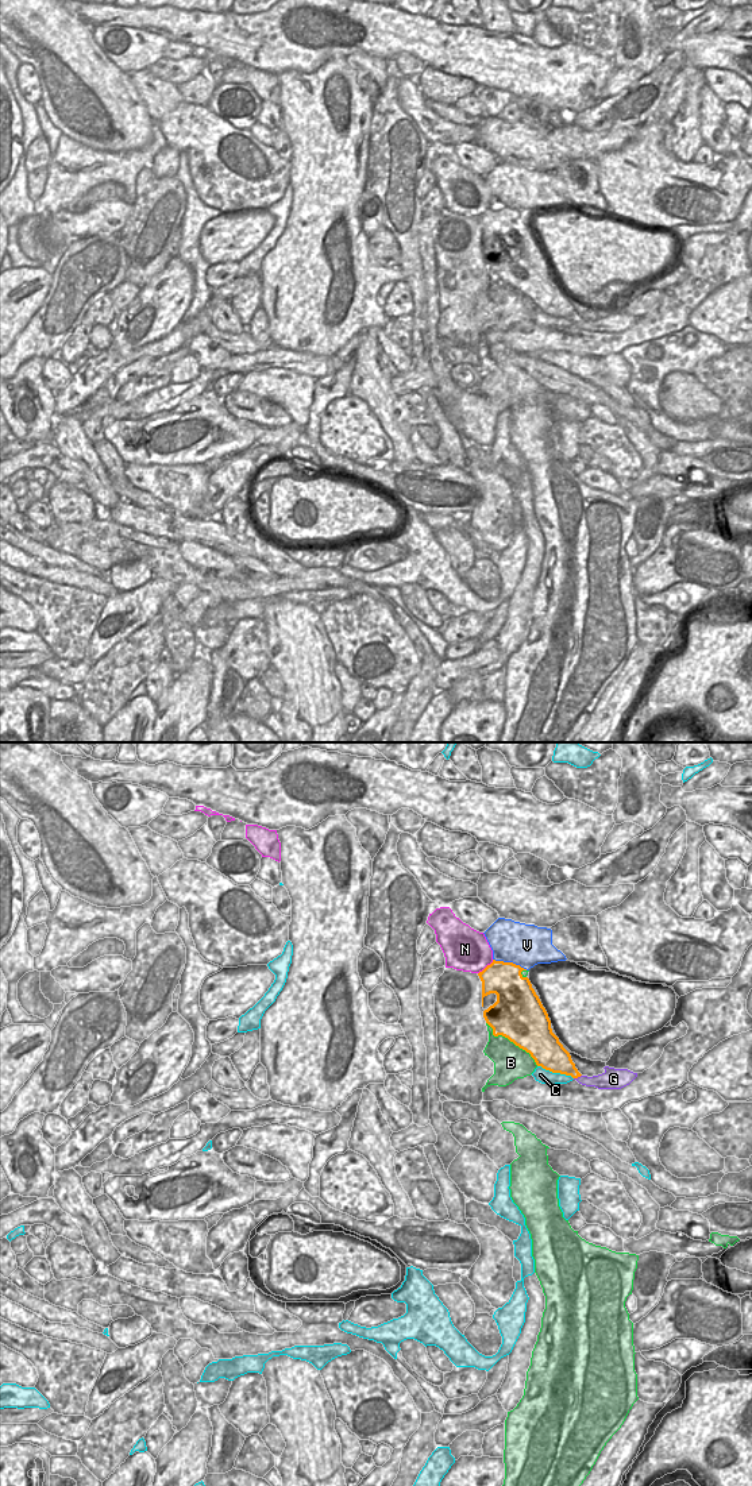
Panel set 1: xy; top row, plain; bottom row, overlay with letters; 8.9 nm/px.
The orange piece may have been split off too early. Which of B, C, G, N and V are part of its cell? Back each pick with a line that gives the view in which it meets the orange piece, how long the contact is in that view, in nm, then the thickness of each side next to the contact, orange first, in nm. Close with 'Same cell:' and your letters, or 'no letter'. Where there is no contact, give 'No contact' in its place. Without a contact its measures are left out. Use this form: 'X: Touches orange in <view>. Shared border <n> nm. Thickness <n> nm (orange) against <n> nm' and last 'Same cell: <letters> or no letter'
N: Touches orange in xy. Shared border 190 nm. Thickness 320 nm (orange) against 380 nm
Same cell: N.

